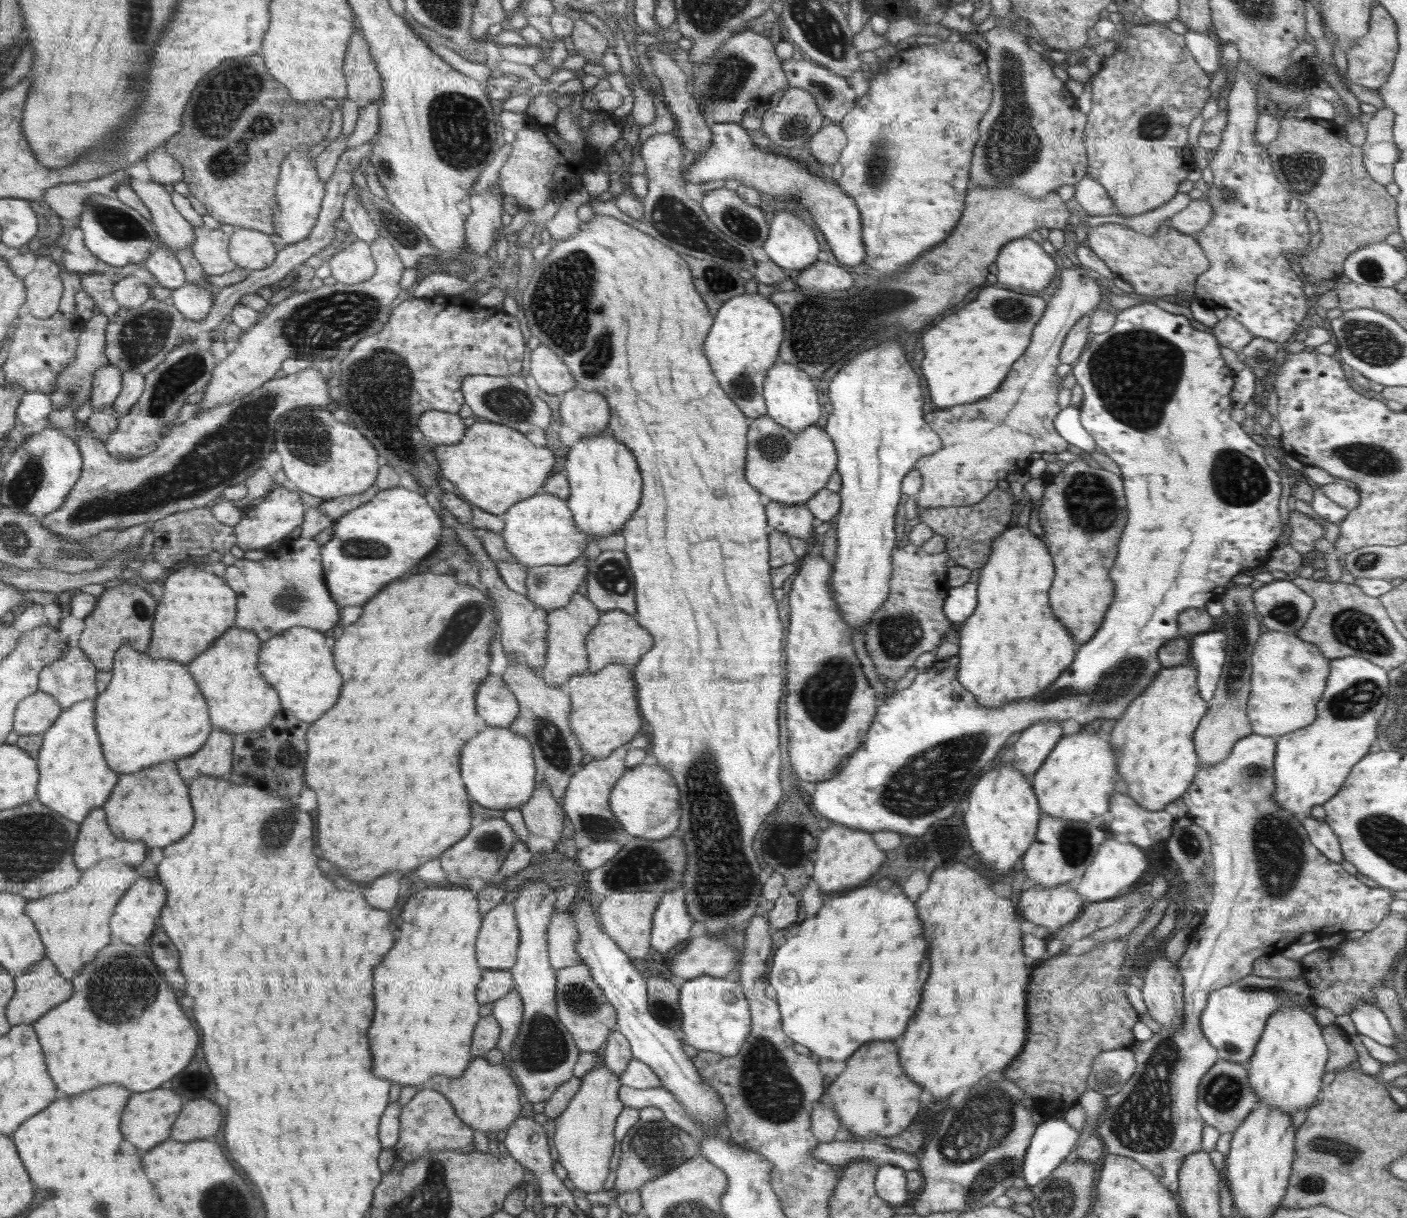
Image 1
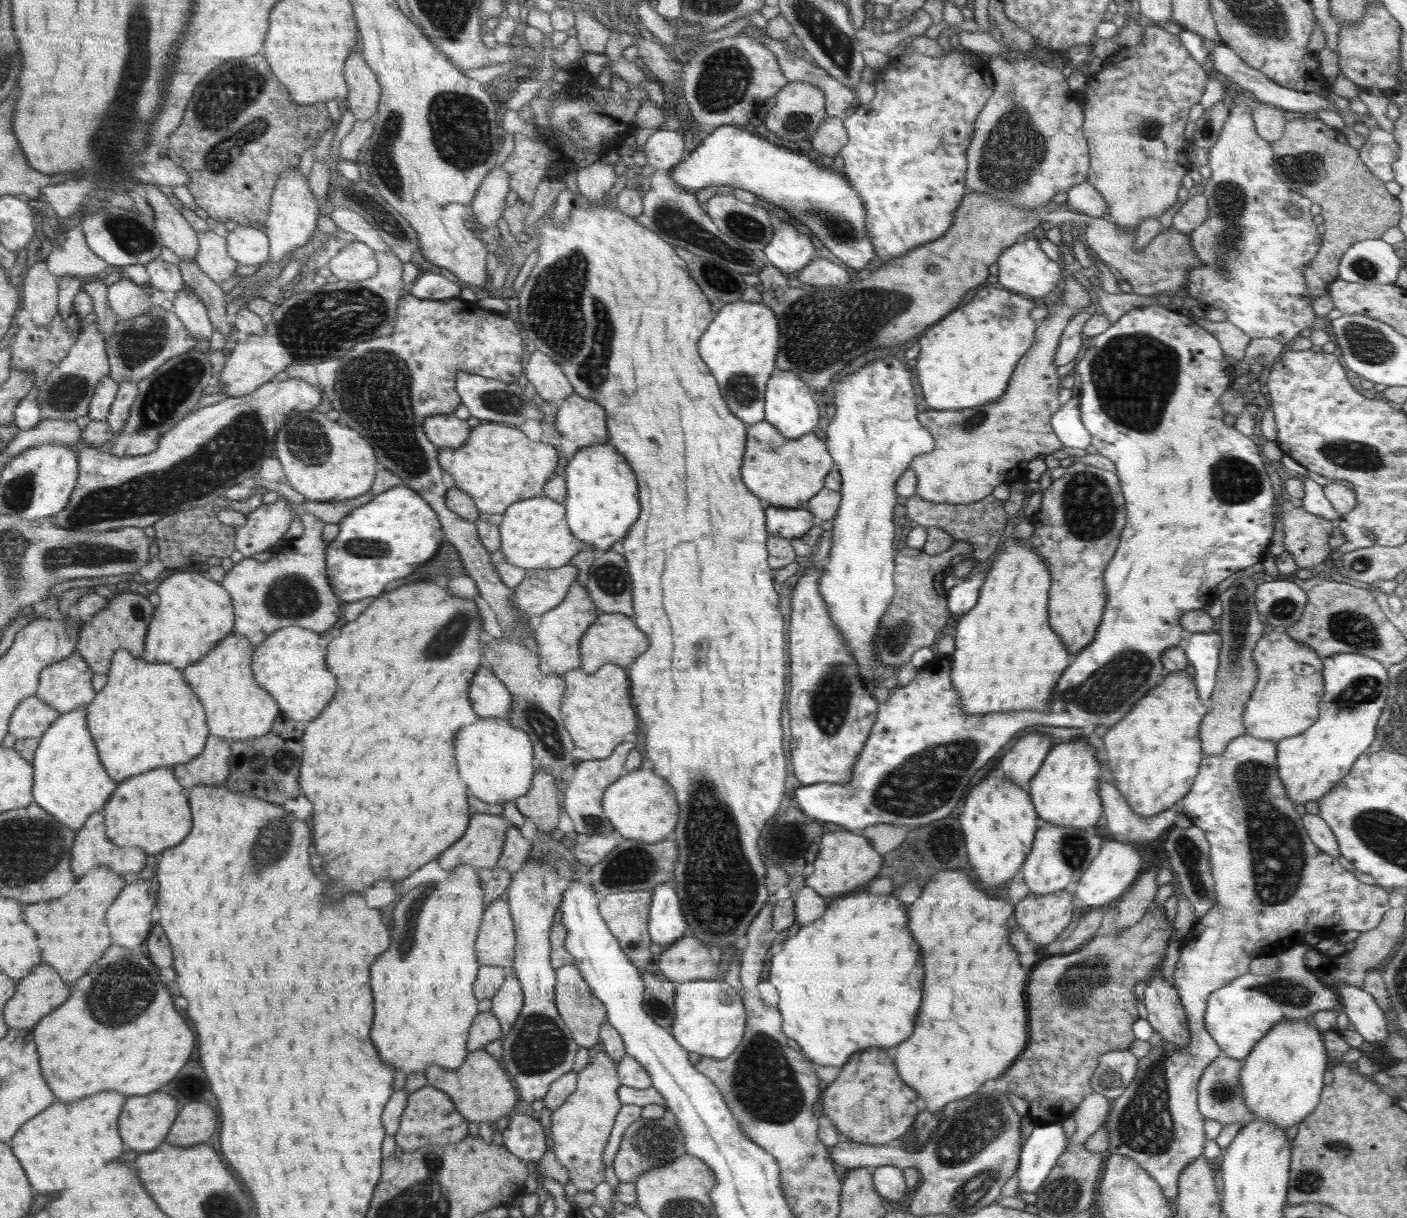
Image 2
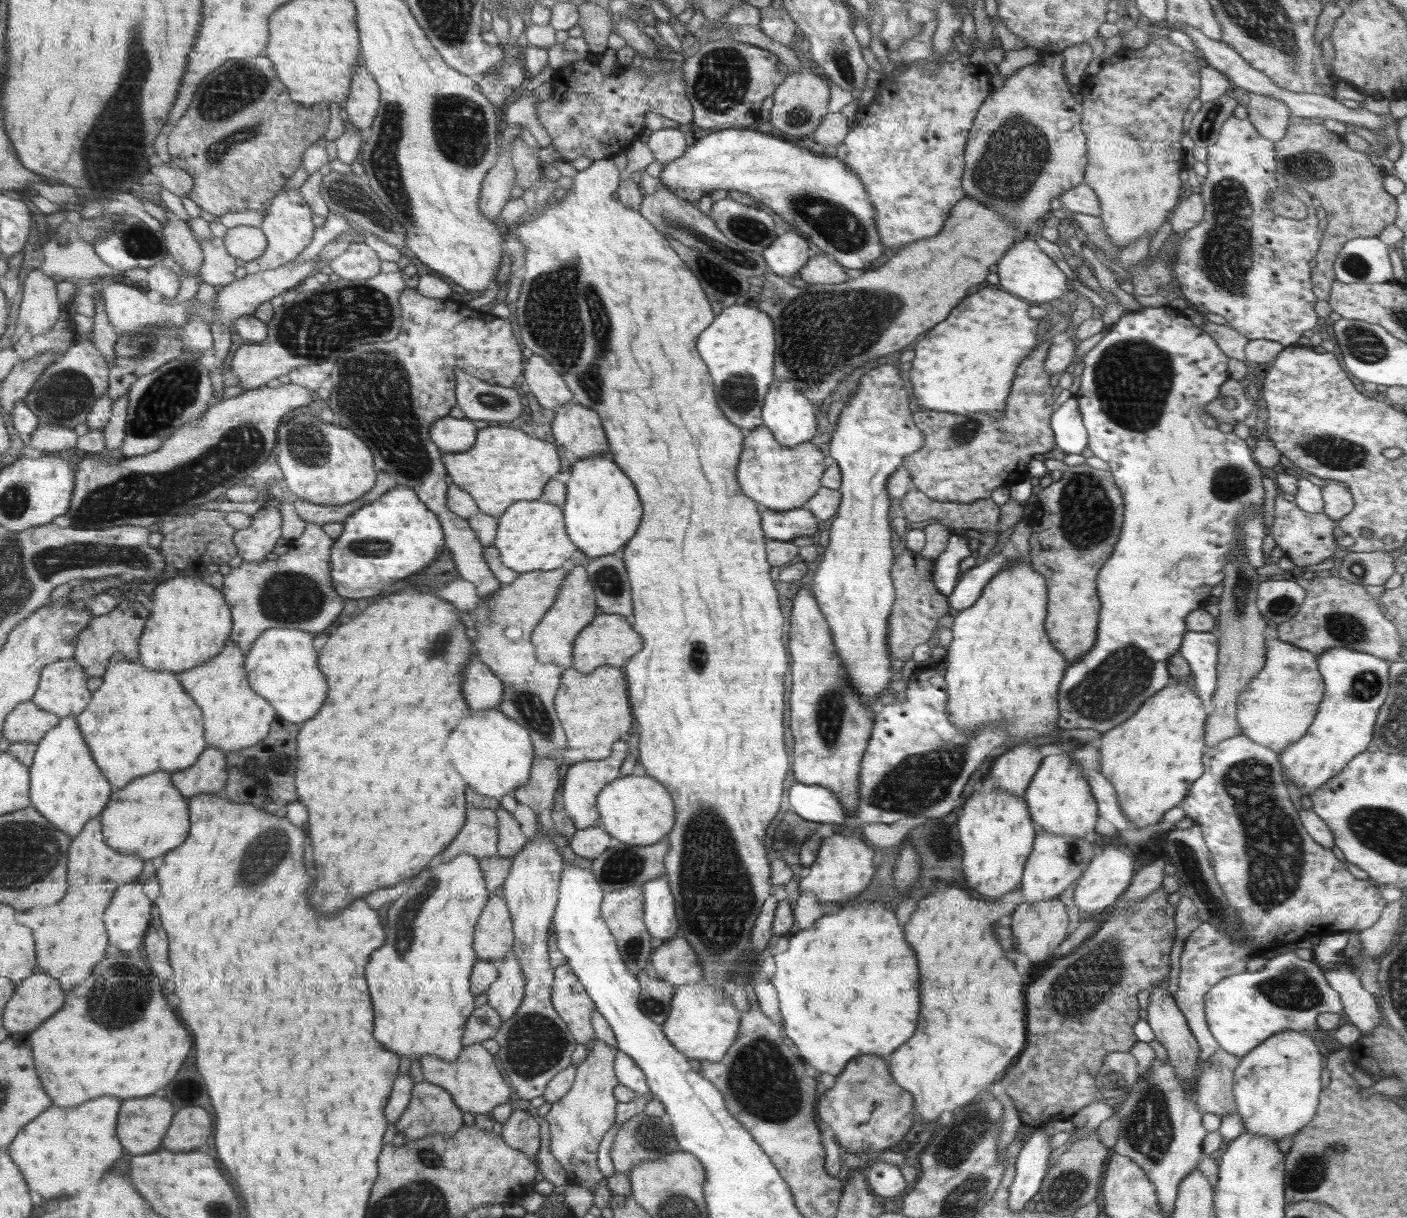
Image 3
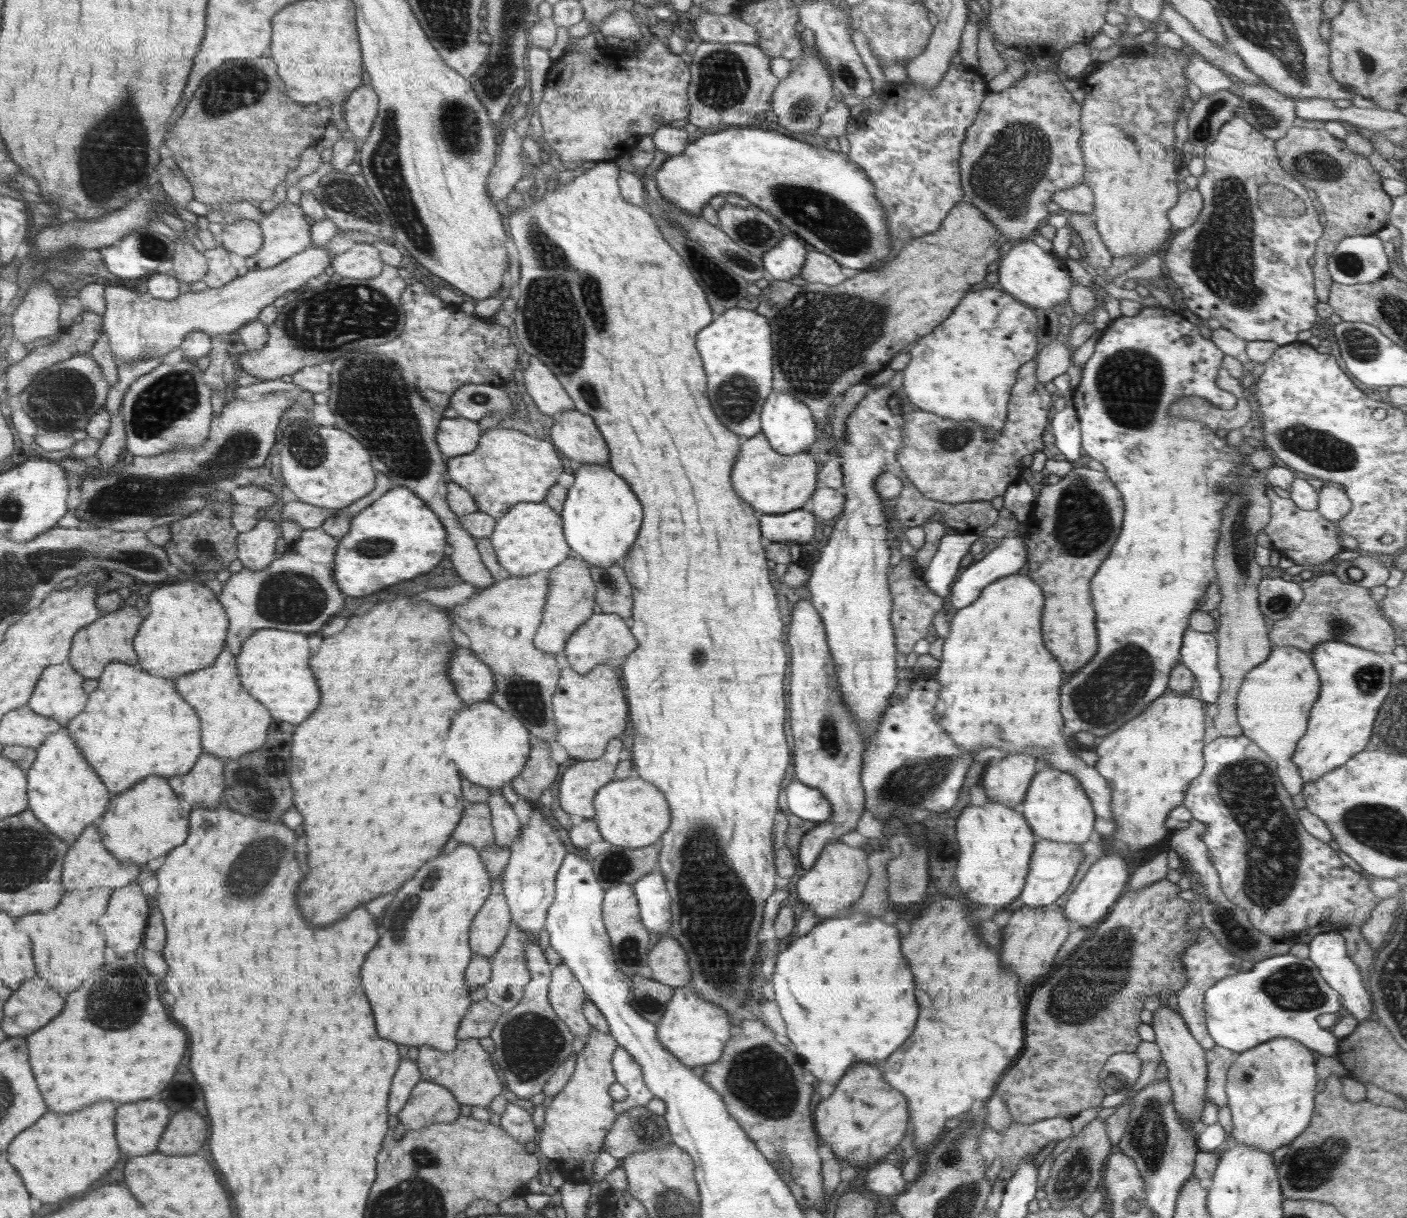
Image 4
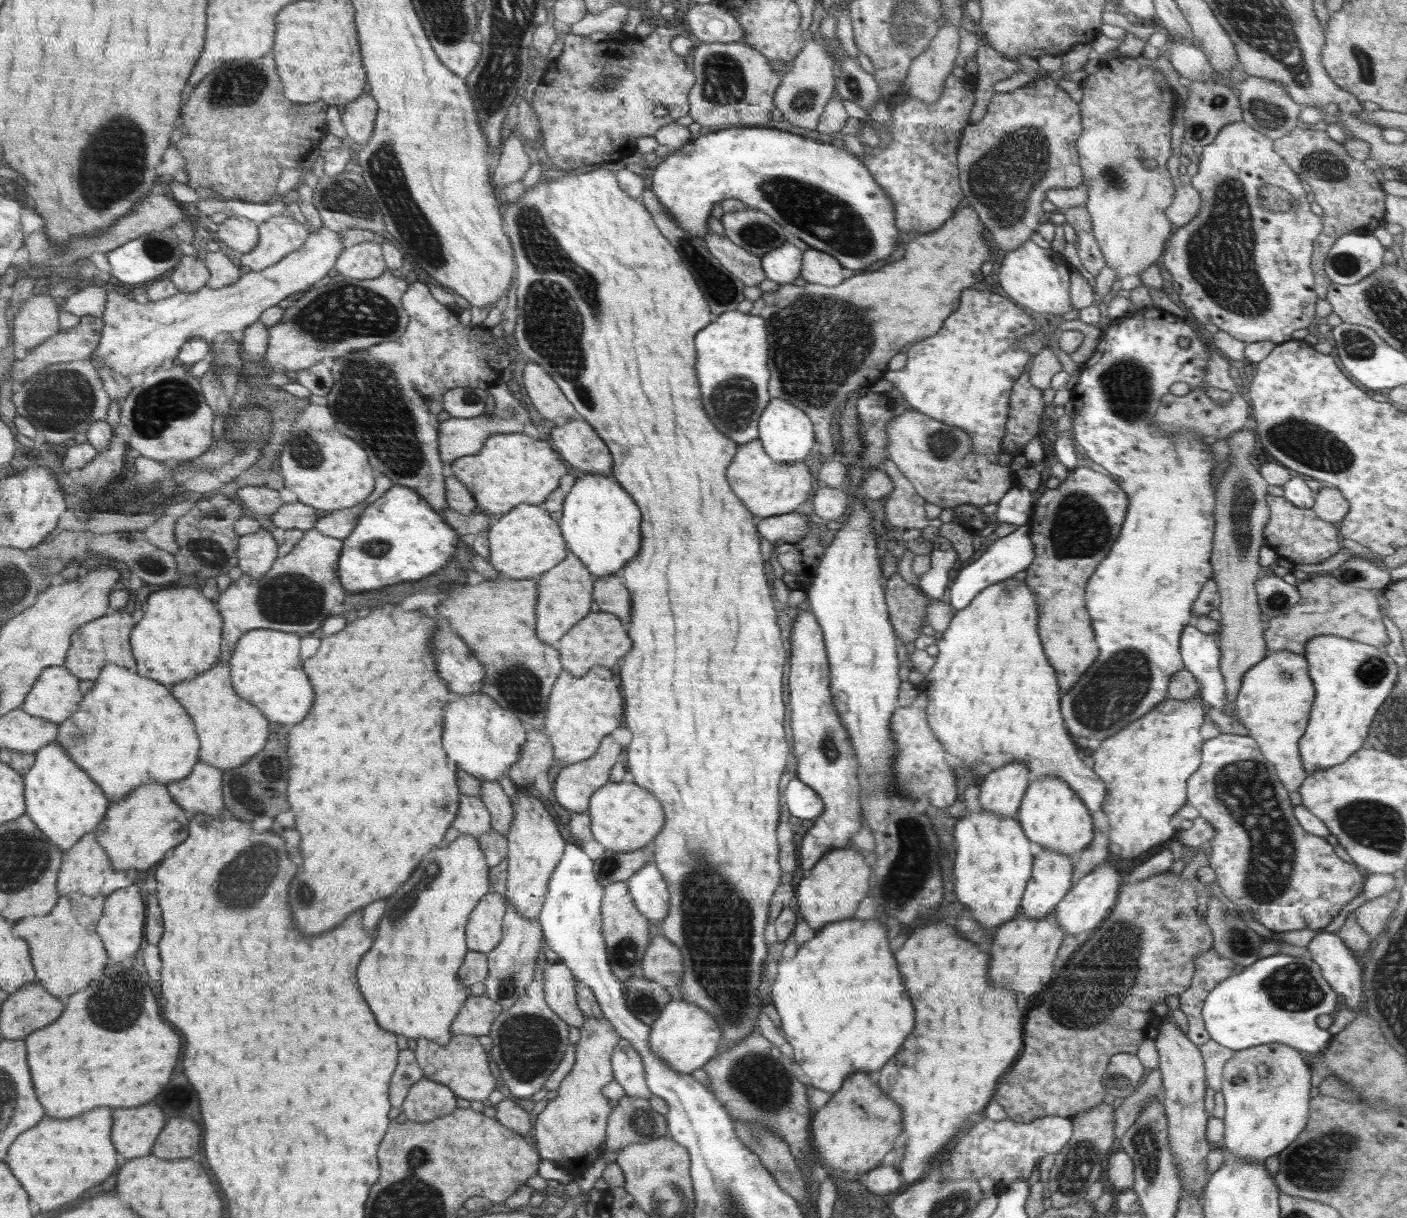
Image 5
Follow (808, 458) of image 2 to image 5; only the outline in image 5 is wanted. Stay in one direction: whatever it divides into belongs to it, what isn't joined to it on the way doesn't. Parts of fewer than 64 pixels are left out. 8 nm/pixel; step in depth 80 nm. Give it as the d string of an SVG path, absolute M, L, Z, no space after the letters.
M760 439L737 446L725 475L731 489L757 520L795 511L807 500L812 490L812 476L804 459L793 463L777 463L767 455Z

